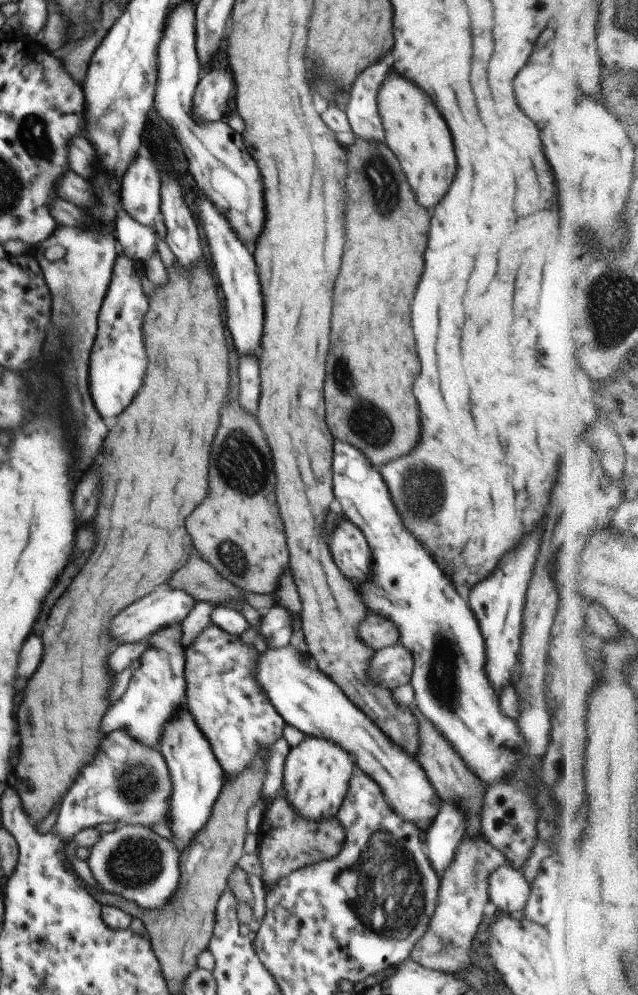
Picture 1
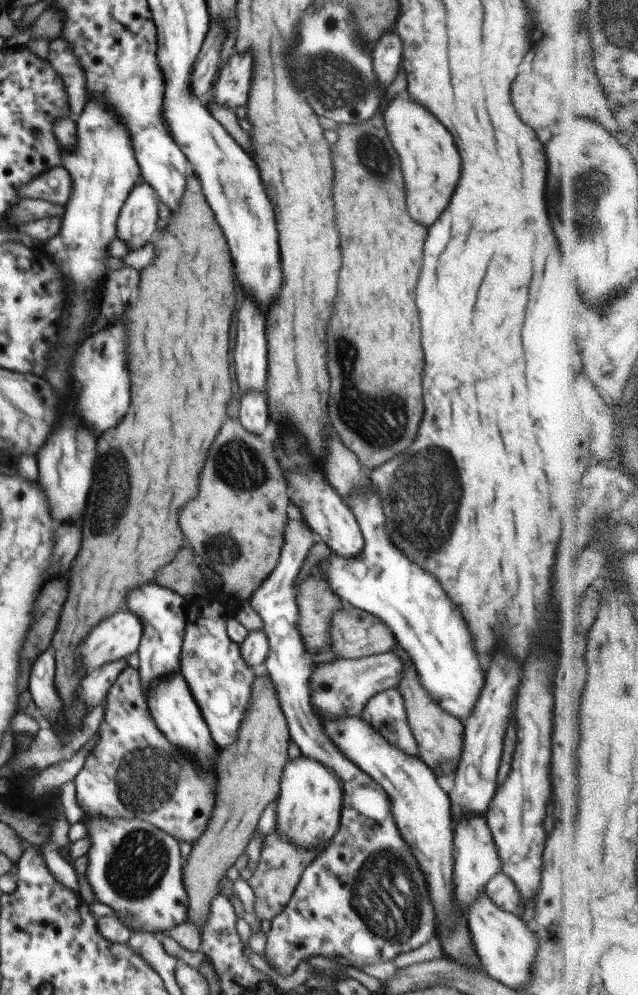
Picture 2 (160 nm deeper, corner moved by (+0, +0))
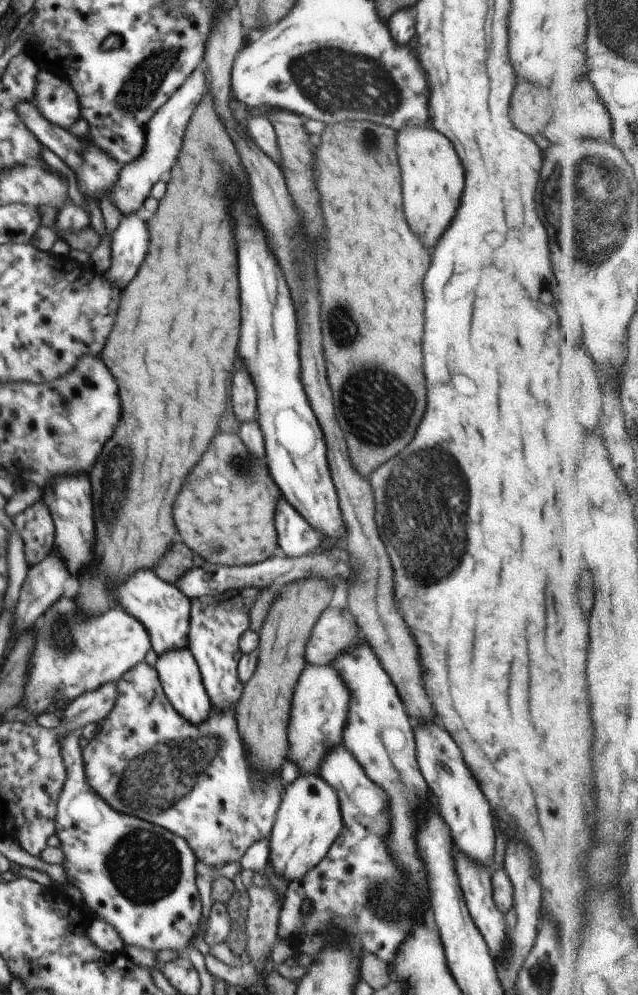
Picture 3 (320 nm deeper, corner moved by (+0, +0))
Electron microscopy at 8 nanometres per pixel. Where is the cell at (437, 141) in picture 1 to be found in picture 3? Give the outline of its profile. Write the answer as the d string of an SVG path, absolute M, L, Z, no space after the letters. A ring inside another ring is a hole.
M406 126L398 132L398 160L402 168L402 192L404 192L404 216L410 230L424 246L436 246L442 232L450 226L456 216L460 196L464 190L464 170L454 146L446 136L430 130Z

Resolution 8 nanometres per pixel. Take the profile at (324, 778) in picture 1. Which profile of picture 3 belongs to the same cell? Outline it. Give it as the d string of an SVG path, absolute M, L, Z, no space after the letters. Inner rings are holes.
M299 774L290 786L284 785L283 797L279 811L276 813L275 825L268 838L269 862L272 865L273 872L288 883L293 880L301 880L307 872L316 868L328 854L342 828L344 828L344 824L342 824L342 816L340 816L340 804L338 804L336 791L324 780L320 780L320 776L300 776Z

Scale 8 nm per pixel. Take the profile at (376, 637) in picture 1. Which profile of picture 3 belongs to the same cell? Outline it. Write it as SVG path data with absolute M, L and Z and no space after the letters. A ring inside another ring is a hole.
M328 608L314 626L310 642L306 646L306 660L314 666L326 666L336 658L336 654L350 650L352 646L356 646L356 642L356 624L346 618L342 610Z

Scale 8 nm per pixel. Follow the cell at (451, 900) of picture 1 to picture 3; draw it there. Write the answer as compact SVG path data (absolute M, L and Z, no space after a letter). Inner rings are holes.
M426 722L416 724L416 752L418 752L418 766L424 774L432 794L438 798L440 814L450 826L454 844L475 863L488 868L494 868L494 818L488 800L484 798L478 782L470 774L468 766L462 760L462 752L452 736L438 724Z

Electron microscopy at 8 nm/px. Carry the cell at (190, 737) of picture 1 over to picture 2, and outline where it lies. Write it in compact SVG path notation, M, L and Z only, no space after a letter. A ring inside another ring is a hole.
M181 672L168 675L165 679L160 679L154 683L147 690L146 696L151 715L171 745L180 748L186 746L186 750L188 750L188 746L194 746L192 748L194 760L200 762L204 768L210 768L214 762L214 756L216 756L216 746L212 742L208 725Z

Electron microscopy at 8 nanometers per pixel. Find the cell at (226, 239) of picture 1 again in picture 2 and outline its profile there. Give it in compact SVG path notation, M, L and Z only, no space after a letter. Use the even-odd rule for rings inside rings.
M246 298L238 312L238 332L234 350L236 382L242 392L264 392L266 388L266 322L260 308Z

